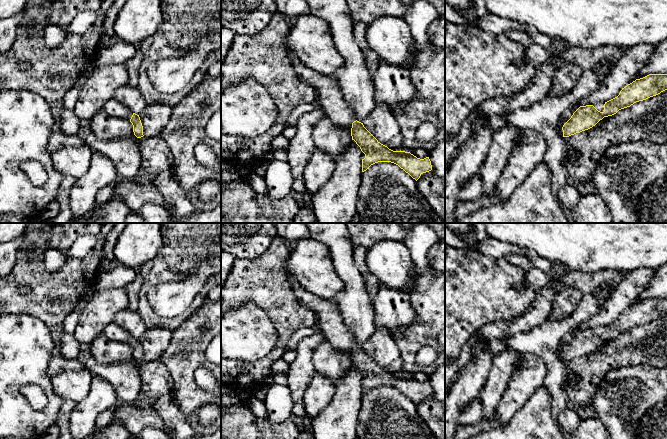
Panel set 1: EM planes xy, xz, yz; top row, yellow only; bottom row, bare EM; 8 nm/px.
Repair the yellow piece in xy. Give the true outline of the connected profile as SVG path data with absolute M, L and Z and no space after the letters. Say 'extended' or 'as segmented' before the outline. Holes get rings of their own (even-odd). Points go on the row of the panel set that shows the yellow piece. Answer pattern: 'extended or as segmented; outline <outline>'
extended; outline M110 99L103 106L104 111L112 116L129 120L133 125L133 132L137 138L143 137L143 126L139 115L132 113L128 107L115 99Z

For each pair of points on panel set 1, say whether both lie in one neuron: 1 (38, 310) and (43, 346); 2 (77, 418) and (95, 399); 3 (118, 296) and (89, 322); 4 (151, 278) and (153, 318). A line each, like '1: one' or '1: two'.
1: two
2: one
3: one
4: one

